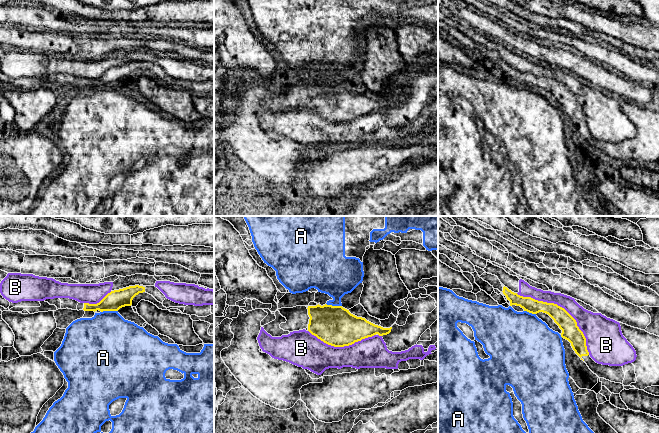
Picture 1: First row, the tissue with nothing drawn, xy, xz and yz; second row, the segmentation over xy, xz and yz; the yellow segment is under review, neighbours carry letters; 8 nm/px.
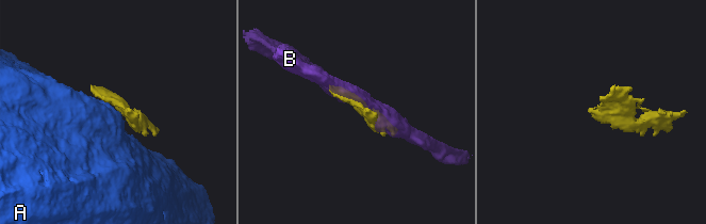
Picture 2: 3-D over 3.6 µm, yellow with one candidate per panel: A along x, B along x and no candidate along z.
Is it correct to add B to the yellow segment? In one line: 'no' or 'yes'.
no

